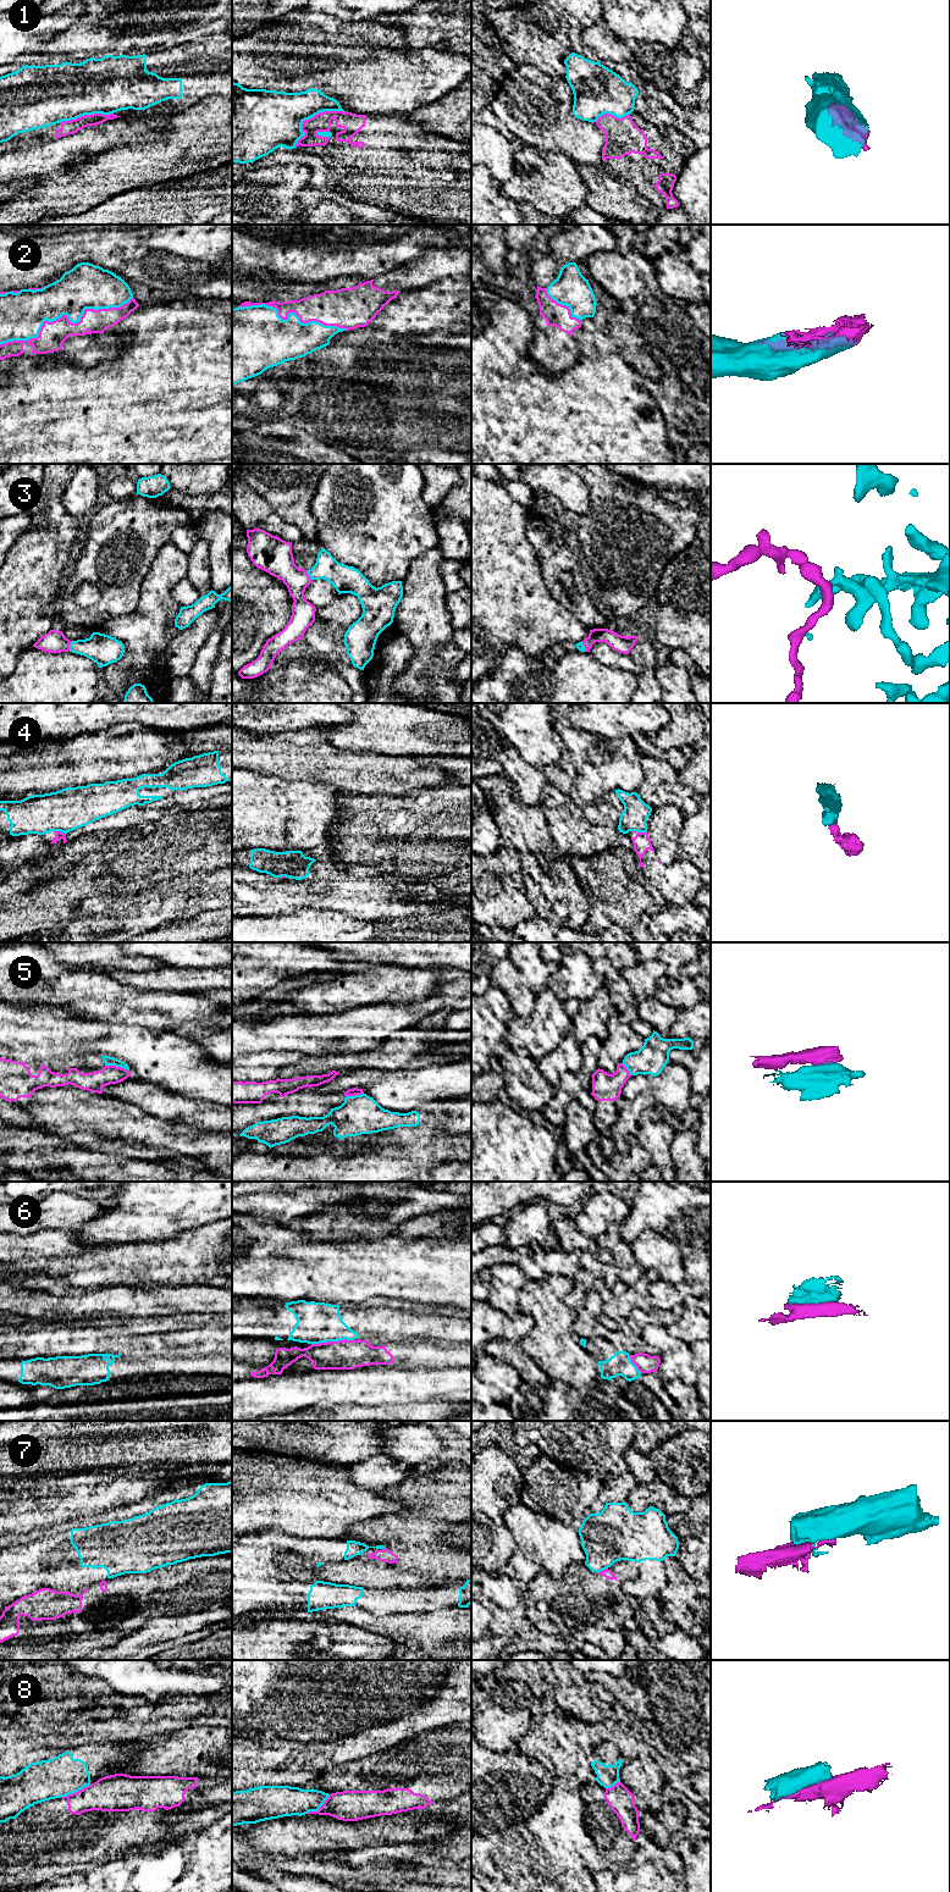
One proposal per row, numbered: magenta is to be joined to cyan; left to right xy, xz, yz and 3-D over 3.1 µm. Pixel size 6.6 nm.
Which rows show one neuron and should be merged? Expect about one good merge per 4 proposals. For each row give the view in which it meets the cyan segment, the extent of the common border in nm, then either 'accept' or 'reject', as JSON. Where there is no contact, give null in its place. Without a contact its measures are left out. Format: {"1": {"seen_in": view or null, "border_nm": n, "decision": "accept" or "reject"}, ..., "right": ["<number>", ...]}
{"1": {"seen_in": "xz", "border_nm": 400, "decision": "reject"}, "2": {"seen_in": "xy", "border_nm": 950, "decision": "accept"}, "3": {"seen_in": "xz", "border_nm": 80, "decision": "accept"}, "4": {"seen_in": "yz", "border_nm": 100, "decision": "reject"}, "5": {"seen_in": "xy", "border_nm": 170, "decision": "reject"}, "6": {"seen_in": "xz", "border_nm": 280, "decision": "reject"}, "7": {"seen_in": "yz", "border_nm": 80, "decision": "reject"}, "8": {"seen_in": "xy", "border_nm": 220, "decision": "reject"}, "right": ["2", "3"]}

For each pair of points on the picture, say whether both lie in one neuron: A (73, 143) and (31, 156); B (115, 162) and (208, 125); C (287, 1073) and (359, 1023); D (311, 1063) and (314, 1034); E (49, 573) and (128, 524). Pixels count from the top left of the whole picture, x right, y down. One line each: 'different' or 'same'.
A: same
B: same
C: different
D: different
E: different

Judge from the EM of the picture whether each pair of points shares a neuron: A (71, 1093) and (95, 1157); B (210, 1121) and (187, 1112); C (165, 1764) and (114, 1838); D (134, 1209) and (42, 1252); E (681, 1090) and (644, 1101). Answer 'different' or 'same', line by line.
A: different
B: same
C: different
D: different
E: different

